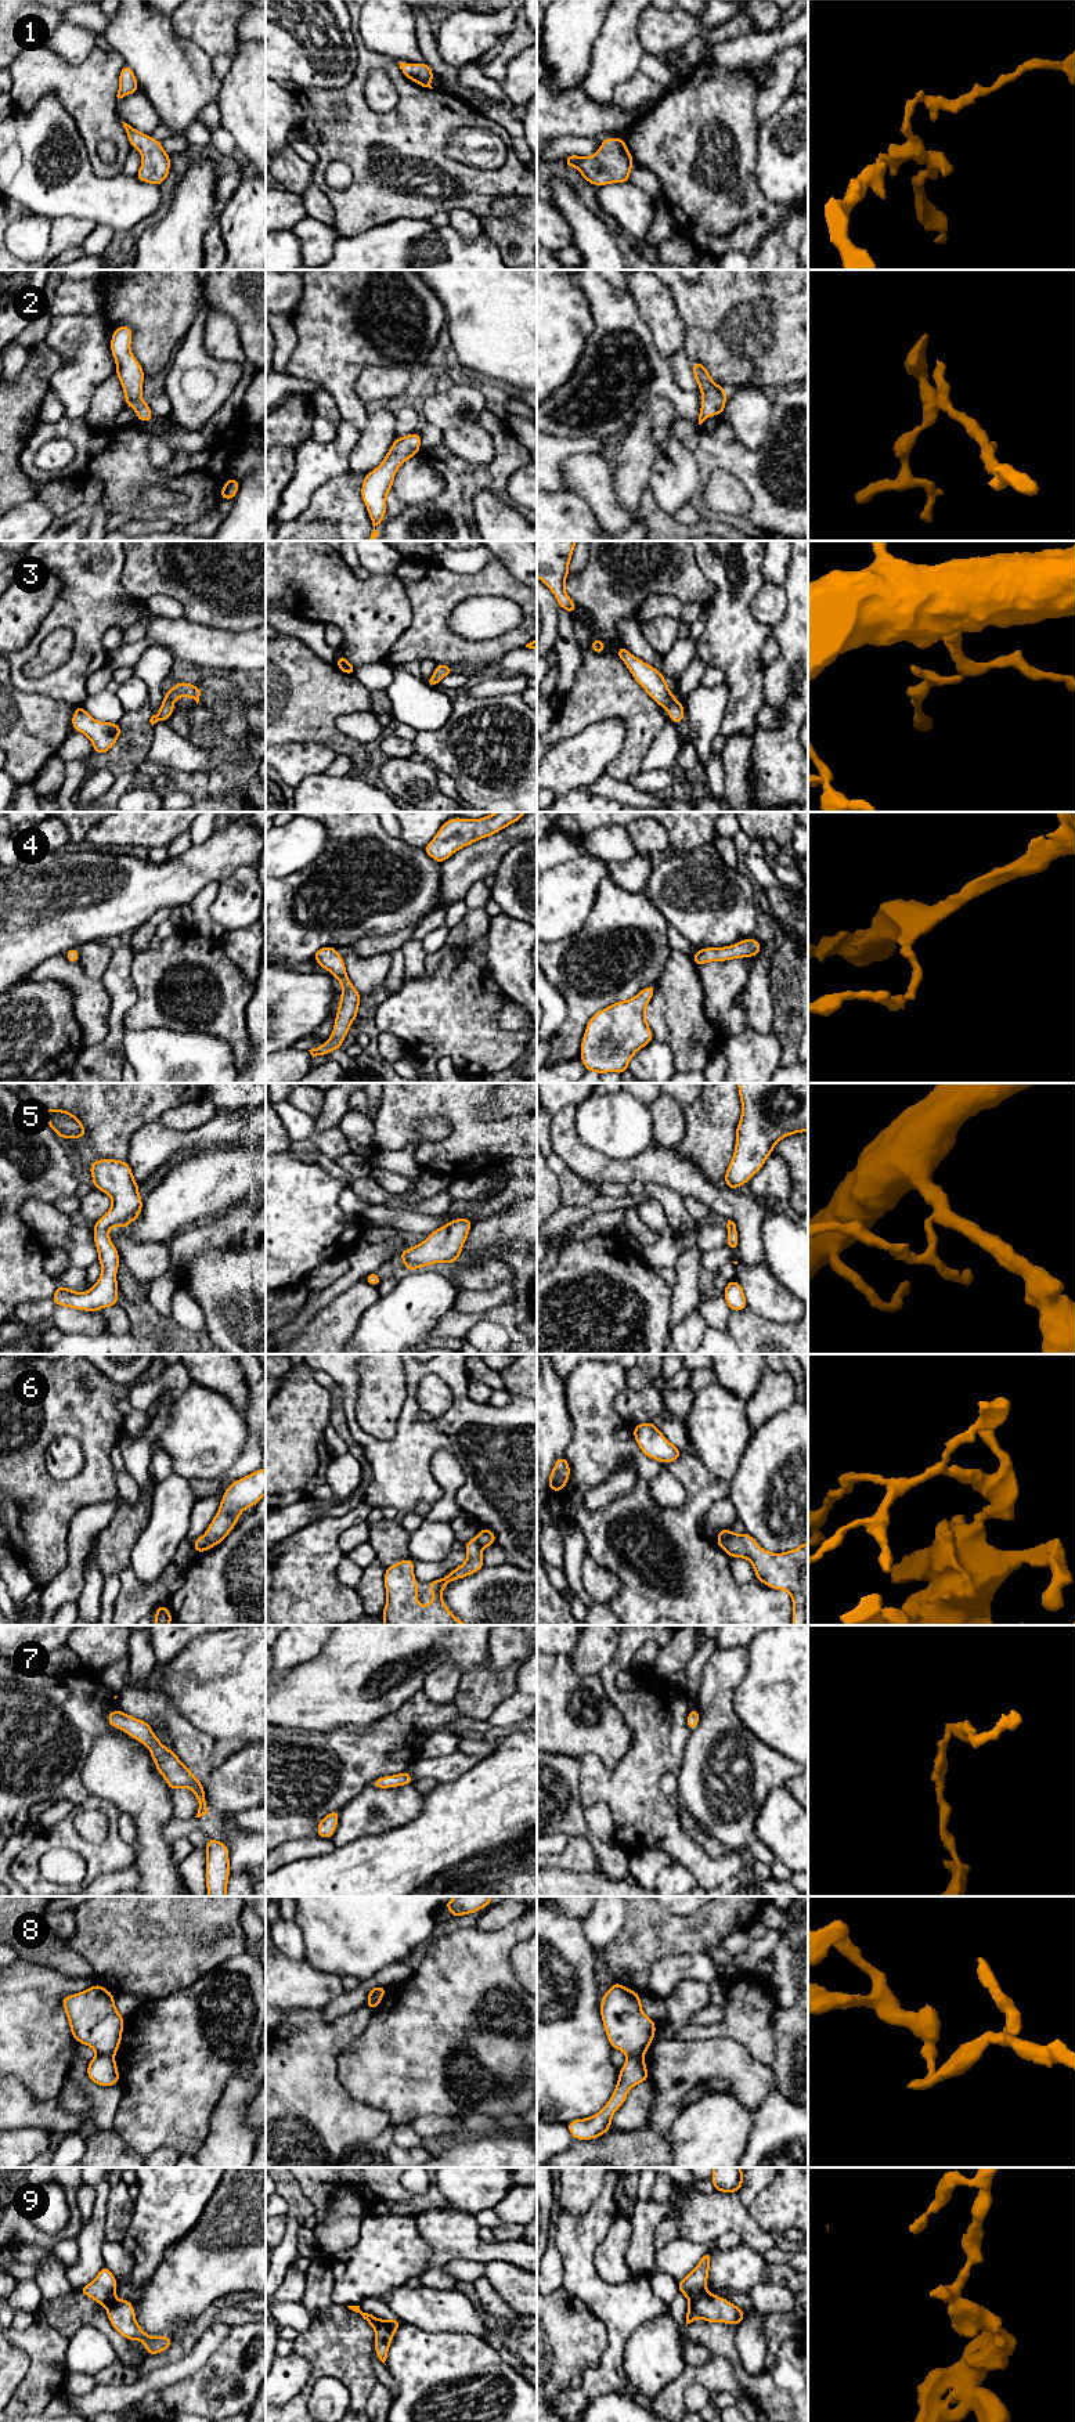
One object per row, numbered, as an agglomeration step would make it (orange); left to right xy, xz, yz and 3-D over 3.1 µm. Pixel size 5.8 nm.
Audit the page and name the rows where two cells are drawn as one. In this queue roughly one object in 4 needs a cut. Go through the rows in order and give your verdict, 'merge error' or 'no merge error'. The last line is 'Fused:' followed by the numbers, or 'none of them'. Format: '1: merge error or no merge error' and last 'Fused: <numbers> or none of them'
1: no merge error
2: no merge error
3: no merge error
4: no merge error
5: no merge error
6: merge error
7: no merge error
8: merge error
9: merge error
Fused: 6, 8, 9

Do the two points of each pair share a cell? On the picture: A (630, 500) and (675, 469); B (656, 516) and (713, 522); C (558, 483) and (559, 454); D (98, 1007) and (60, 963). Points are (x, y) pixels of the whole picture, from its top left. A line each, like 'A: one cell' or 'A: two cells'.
A: two cells
B: one cell
C: one cell
D: one cell

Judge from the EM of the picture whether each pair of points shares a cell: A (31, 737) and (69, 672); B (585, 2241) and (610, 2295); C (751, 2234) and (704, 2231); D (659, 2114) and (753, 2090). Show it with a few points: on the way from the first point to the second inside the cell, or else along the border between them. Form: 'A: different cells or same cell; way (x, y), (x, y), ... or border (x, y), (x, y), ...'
A: different cells; border (22, 690), (49, 695), (75, 707)
B: same cell; way (585, 2255), (585, 2273), (596, 2284)
C: same cell; way (740, 2224), (715, 2224)
D: same cell; way (680, 2089), (699, 2069), (728, 2069)

